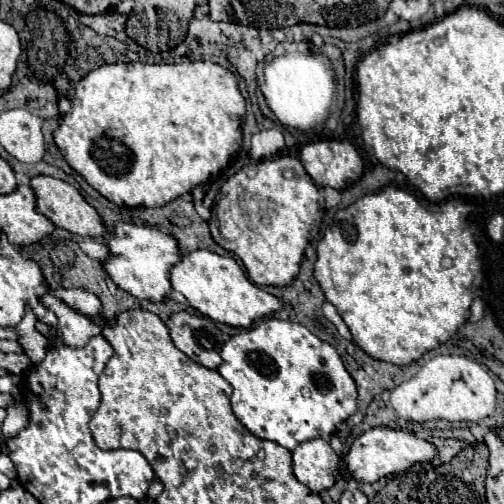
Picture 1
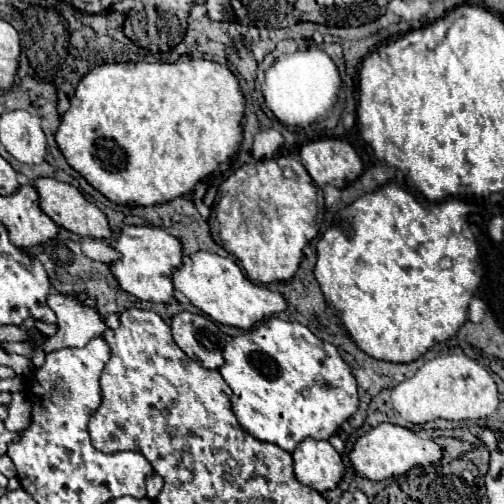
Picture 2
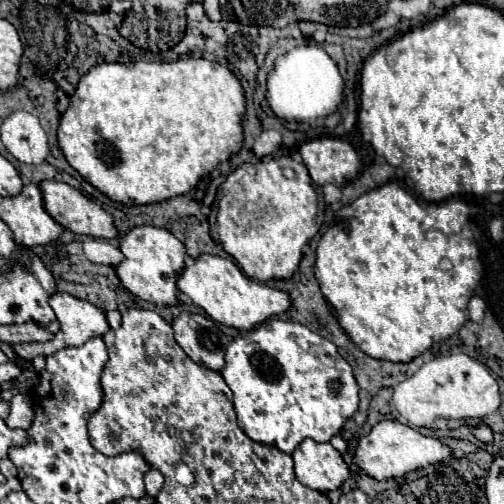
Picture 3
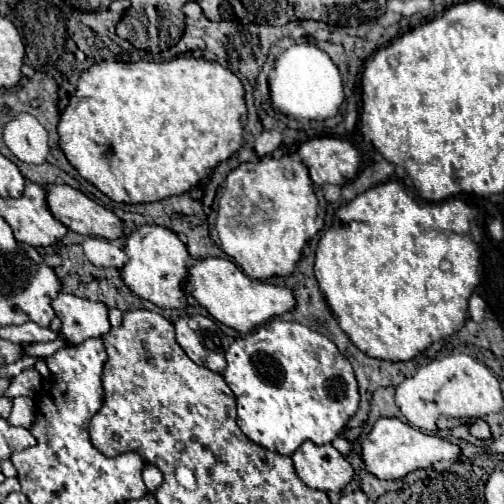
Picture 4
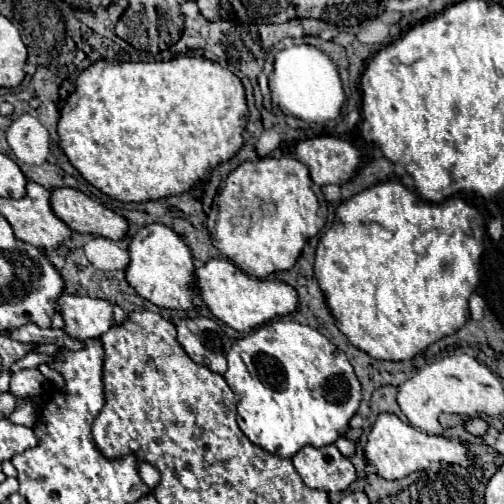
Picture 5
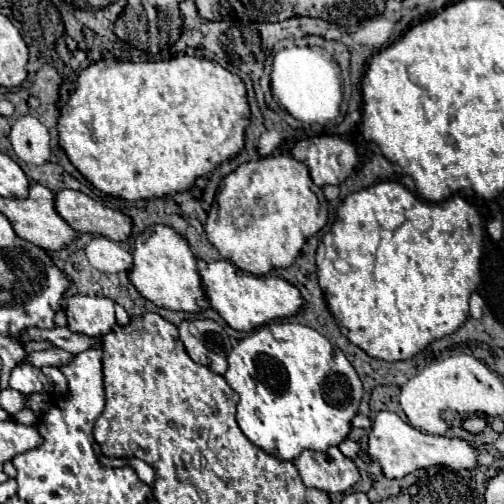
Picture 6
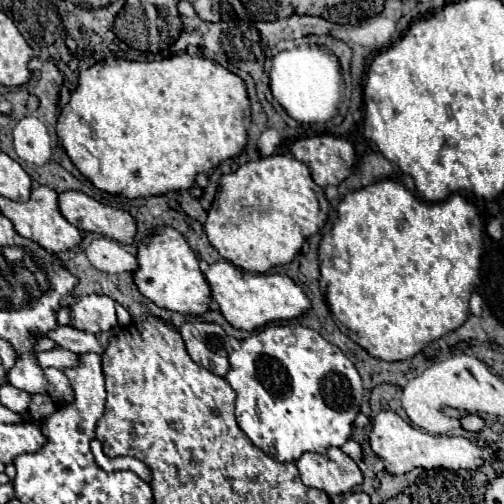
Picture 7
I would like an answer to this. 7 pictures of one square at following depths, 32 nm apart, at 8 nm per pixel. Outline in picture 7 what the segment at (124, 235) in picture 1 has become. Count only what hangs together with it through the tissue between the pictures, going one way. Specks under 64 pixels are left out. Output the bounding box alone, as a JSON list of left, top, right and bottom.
[134,228,212,316]

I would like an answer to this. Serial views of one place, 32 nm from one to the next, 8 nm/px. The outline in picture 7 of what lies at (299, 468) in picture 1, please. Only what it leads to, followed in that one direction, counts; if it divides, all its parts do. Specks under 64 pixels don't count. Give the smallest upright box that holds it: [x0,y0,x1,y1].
[296,448,364,496]

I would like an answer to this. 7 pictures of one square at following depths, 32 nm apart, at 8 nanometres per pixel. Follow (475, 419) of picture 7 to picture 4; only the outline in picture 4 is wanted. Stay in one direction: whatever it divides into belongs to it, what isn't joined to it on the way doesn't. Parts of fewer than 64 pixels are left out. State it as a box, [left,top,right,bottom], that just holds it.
[468,420,490,440]

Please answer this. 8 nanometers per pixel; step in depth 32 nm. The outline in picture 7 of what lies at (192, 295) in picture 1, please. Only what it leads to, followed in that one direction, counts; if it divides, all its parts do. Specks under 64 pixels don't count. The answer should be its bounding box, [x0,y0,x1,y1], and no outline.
[204,260,310,330]

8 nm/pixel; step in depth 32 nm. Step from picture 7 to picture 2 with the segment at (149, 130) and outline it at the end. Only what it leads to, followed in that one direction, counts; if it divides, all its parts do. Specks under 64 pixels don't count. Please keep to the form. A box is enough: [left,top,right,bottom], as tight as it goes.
[56,60,244,206]

